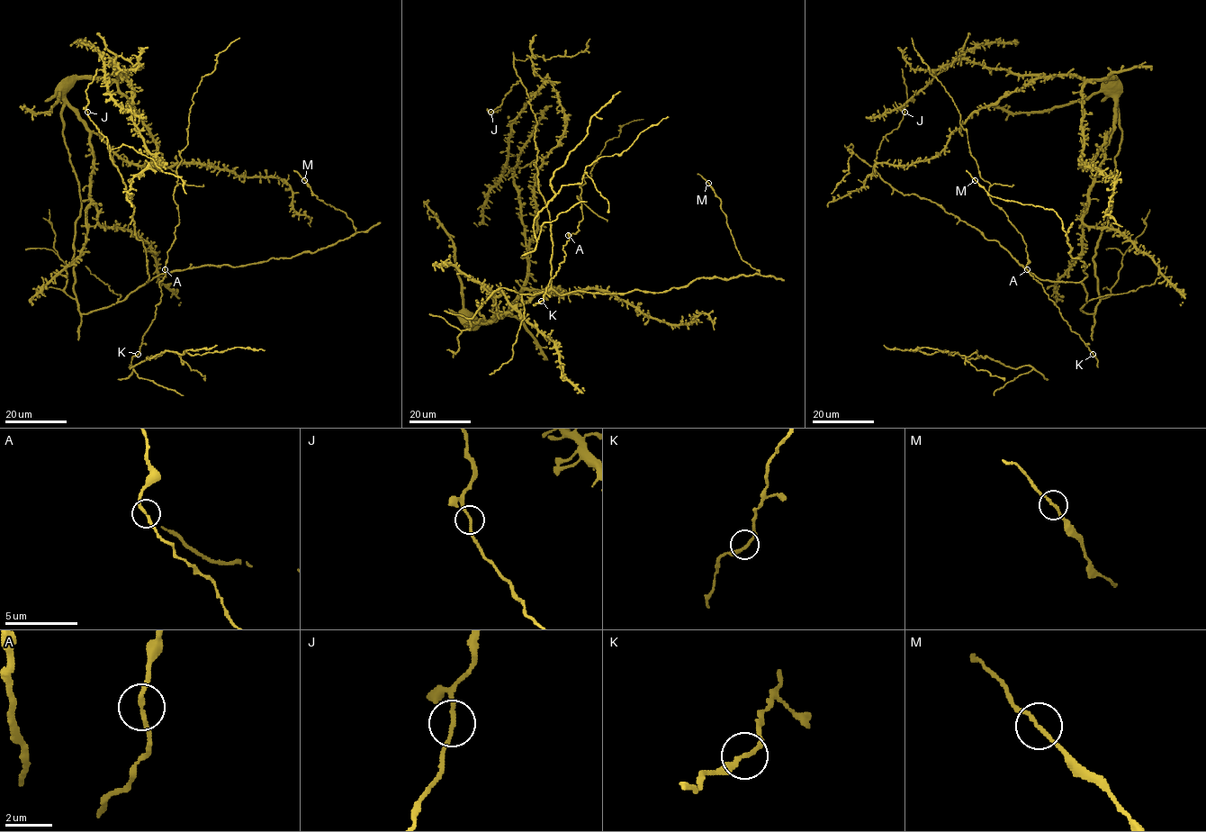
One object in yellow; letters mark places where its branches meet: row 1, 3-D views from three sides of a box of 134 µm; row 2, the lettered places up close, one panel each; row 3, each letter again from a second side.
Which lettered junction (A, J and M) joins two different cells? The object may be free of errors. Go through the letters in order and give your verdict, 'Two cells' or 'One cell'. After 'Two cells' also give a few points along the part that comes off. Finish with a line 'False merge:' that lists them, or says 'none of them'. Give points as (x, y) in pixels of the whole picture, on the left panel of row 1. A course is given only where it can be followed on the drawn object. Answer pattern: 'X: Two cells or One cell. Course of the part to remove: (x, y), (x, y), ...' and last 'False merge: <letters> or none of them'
A: One cell
J: One cell
M: One cell
False merge: none of them

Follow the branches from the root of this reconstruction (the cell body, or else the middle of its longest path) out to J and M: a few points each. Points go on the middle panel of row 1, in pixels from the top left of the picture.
J: (476, 302), (481, 307), (502, 287), (535, 294), (551, 286), (536, 120), (522, 83), (491, 112)
M: (476, 302), (481, 307), (502, 287), (664, 292), (701, 277), (758, 275), (742, 259), (707, 183)

